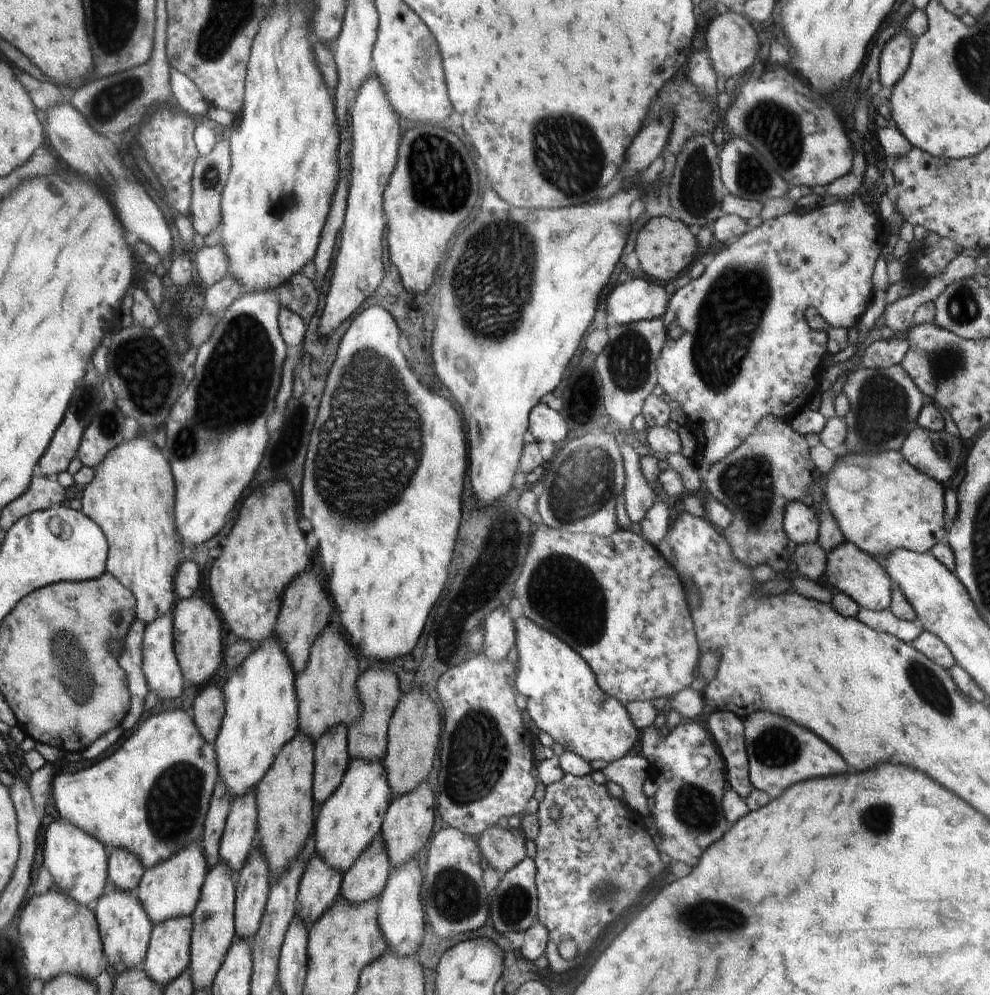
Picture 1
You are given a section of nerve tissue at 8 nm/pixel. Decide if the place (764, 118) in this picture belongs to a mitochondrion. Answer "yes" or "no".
yes

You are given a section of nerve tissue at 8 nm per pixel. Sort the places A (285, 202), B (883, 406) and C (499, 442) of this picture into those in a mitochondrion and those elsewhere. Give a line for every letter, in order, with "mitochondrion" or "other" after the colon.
A: mitochondrion
B: mitochondrion
C: other

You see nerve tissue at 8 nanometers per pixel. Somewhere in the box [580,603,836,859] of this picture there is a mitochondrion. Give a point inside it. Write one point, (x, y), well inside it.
(696, 807)

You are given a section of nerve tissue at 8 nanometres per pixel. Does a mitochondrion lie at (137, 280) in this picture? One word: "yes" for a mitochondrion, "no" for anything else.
no

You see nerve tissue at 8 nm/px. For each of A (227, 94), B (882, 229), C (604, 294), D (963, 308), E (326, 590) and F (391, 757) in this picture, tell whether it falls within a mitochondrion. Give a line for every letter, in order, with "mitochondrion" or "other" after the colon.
A: other
B: other
C: other
D: mitochondrion
E: other
F: other

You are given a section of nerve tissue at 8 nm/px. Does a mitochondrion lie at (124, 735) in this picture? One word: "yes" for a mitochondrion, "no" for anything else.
no

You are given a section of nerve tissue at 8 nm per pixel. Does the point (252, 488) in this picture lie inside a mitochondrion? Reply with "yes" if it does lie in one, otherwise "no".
no

